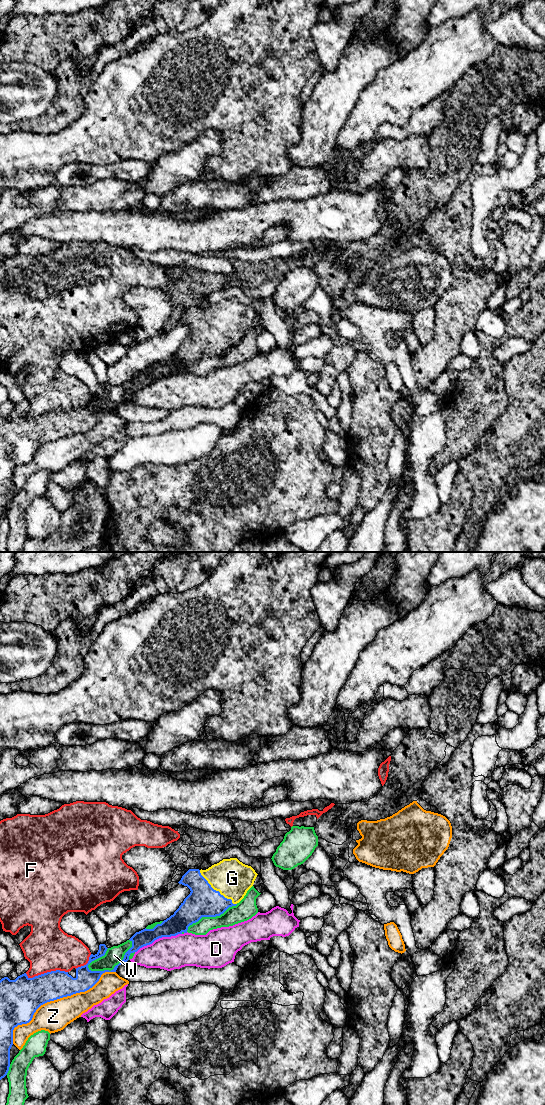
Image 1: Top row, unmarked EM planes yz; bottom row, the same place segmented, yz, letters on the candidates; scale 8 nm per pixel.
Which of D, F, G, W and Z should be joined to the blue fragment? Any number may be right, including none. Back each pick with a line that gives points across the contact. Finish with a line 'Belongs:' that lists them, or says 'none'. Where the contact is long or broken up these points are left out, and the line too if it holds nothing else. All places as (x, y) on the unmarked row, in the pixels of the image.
G: way yz (203, 341), (215, 330), (232, 318)
Belongs: G

